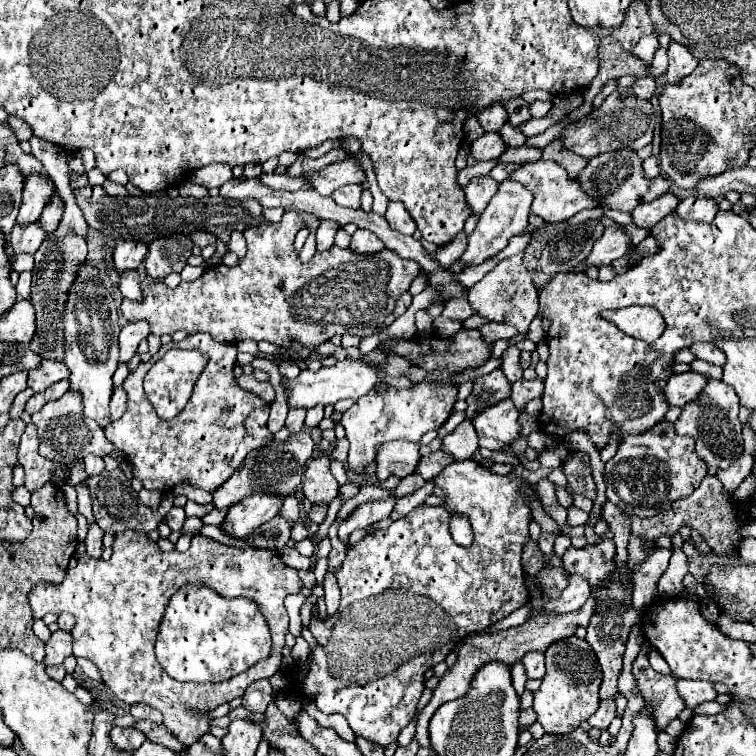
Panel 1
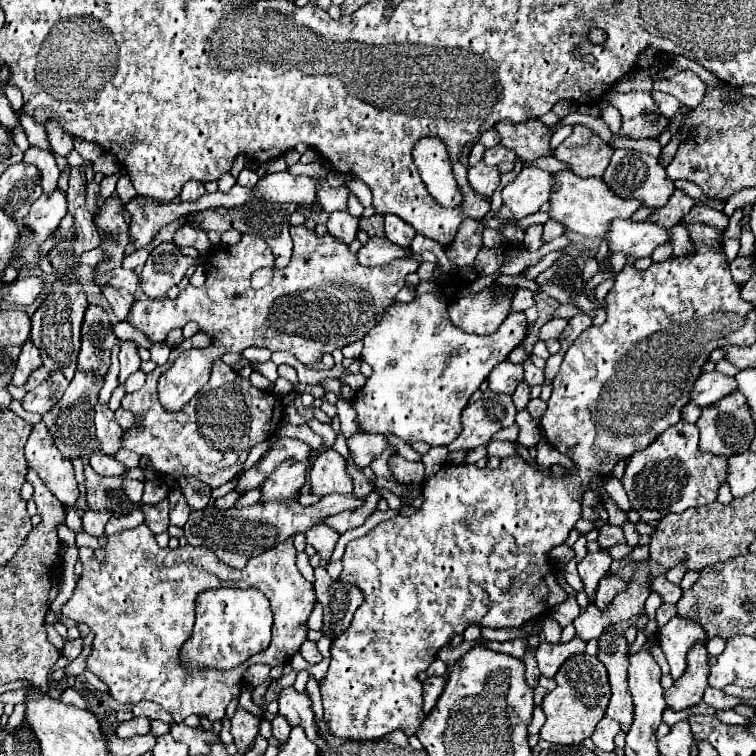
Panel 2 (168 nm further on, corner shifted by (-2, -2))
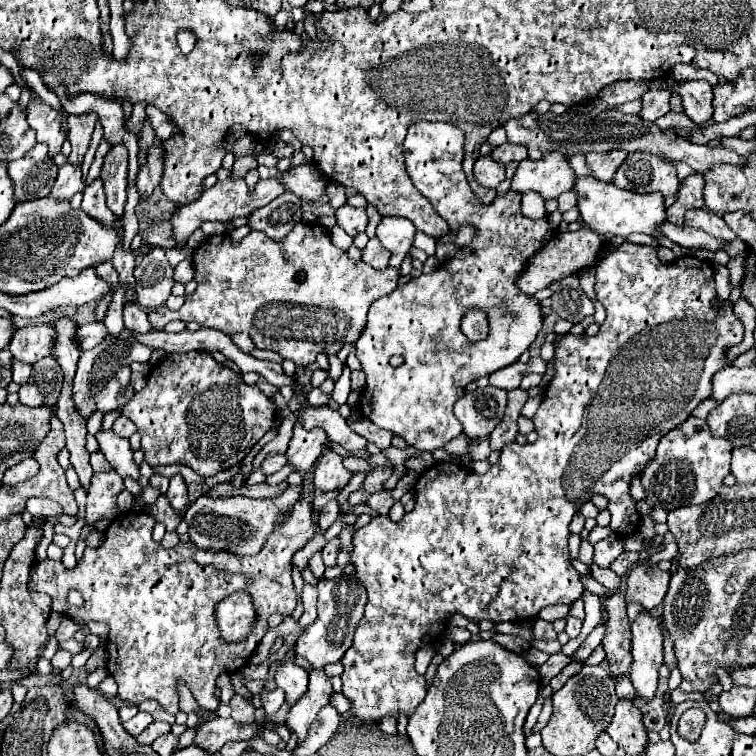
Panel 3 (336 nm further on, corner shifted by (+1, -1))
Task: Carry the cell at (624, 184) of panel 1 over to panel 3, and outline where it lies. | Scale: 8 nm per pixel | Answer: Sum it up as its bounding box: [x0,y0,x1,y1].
[613,152,679,196]

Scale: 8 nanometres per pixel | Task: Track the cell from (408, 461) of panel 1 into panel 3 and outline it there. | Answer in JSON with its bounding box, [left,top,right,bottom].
[289,396,367,454]

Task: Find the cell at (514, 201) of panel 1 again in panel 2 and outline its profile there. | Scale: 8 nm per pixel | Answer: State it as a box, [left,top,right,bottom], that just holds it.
[502,165,554,217]

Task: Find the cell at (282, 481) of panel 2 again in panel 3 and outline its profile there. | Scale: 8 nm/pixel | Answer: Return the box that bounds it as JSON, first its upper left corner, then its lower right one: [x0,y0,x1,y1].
[285,416,327,472]

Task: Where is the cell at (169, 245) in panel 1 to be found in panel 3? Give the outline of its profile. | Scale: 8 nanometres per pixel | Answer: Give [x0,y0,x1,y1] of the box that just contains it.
[135,246,175,308]

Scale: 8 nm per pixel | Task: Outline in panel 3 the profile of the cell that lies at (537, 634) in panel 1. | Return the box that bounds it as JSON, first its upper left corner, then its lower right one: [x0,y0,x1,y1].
[627,562,669,610]

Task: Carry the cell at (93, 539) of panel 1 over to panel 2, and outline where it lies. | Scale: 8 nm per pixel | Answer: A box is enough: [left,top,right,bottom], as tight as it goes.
[82,509,112,535]

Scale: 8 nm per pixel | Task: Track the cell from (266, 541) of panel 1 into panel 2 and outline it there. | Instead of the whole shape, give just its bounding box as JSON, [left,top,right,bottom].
[184,495,366,569]

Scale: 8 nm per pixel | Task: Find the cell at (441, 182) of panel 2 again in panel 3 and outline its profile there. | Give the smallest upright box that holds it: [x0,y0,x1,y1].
[355,122,551,452]

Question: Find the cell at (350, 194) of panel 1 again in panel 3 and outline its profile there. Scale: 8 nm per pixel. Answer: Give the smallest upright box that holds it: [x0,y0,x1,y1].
[281,164,327,202]

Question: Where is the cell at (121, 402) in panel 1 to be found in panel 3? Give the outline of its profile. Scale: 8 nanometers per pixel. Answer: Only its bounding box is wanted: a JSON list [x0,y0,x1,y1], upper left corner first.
[113,416,137,438]

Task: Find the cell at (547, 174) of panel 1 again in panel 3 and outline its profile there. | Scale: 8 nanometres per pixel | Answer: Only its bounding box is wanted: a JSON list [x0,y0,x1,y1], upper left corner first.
[573,176,665,236]

